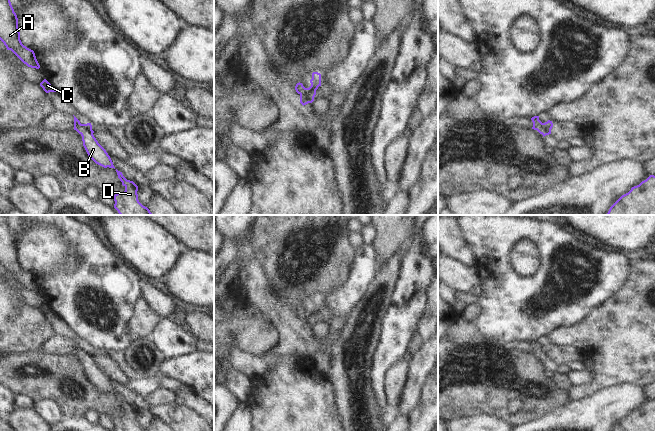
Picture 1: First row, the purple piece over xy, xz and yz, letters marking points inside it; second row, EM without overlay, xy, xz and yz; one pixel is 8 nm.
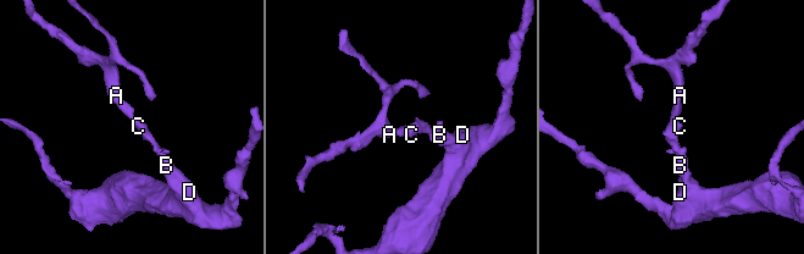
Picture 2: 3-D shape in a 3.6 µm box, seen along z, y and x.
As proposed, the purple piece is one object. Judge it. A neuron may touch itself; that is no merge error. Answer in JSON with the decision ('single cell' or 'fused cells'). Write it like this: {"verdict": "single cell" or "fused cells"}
{"verdict": "single cell"}

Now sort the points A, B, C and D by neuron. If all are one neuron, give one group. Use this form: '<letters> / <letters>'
A B C D

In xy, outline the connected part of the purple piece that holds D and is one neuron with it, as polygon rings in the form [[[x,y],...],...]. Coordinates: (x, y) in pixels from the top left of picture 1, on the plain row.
[[[74,340],[74,354],[82,360],[83,370],[88,380],[96,388],[104,392],[114,392],[122,409],[125,411],[123,417],[113,419],[115,425],[114,431],[145,431],[138,424],[138,410],[133,405],[127,404],[122,396],[114,391],[110,380],[94,361],[91,347],[81,348]]]

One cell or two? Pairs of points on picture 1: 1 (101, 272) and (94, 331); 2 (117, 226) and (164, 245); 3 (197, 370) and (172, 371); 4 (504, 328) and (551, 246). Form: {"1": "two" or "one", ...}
{"1": "one", "2": "one", "3": "one", "4": "one"}

